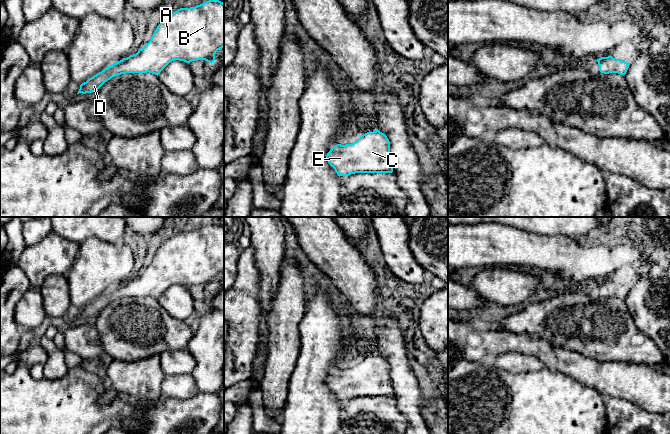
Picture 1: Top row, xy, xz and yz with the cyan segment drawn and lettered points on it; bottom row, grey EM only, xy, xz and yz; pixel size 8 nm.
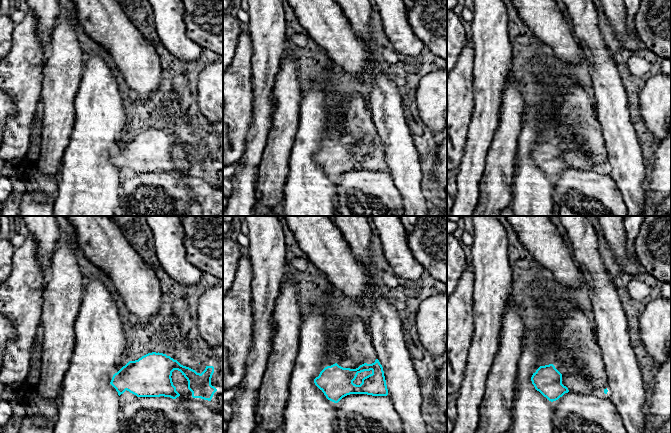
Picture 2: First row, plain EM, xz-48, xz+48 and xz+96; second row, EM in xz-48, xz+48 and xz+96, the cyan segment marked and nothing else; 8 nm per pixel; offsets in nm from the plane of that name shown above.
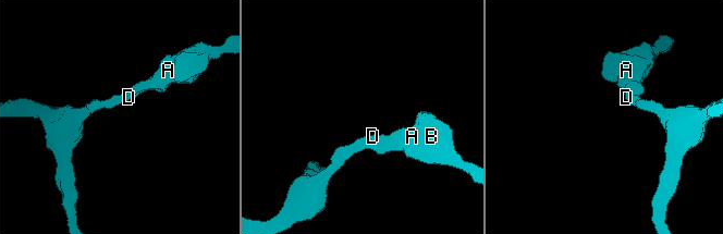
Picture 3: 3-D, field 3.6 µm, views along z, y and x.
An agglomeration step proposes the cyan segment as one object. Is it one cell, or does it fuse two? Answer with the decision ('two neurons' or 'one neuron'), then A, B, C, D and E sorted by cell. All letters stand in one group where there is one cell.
one neuron; A B C D E

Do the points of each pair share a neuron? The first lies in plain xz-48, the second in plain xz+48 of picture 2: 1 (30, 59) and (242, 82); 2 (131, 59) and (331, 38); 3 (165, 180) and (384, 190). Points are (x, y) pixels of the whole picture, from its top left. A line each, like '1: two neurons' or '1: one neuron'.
1: one neuron
2: one neuron
3: one neuron

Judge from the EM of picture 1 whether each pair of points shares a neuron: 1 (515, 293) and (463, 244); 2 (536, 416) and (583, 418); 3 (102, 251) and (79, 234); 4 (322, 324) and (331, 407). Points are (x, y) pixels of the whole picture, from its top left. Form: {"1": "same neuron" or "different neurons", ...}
{"1": "different neurons", "2": "same neuron", "3": "different neurons", "4": "same neuron"}

